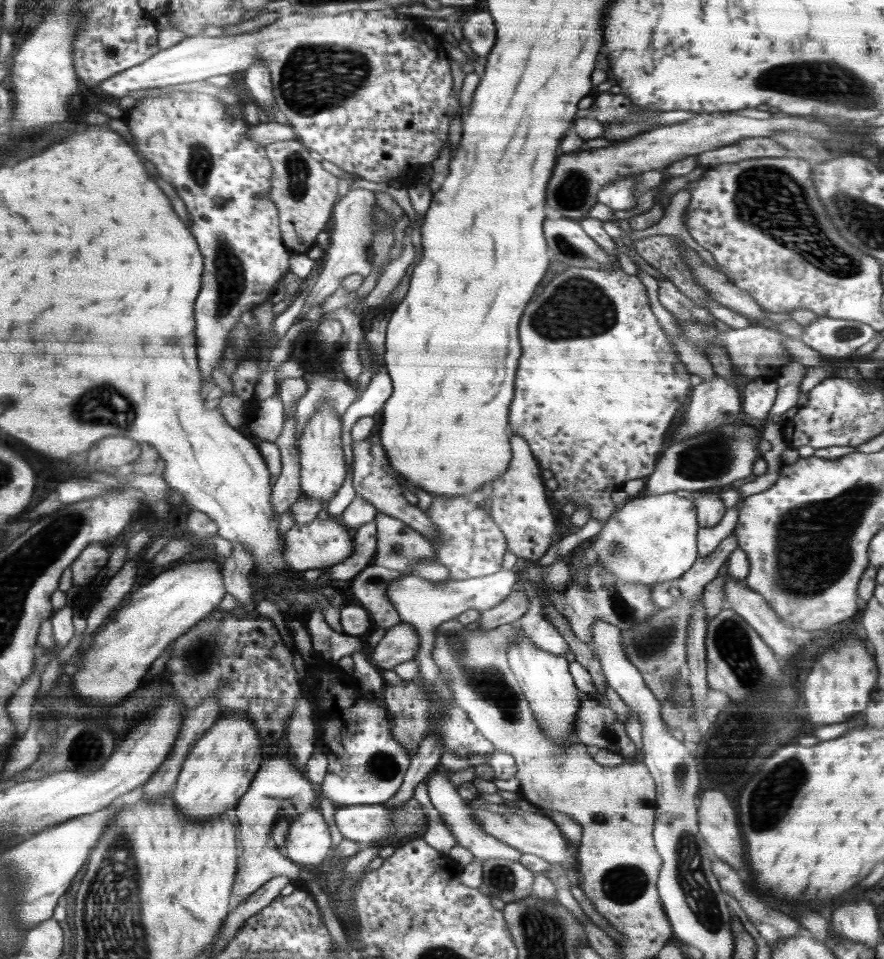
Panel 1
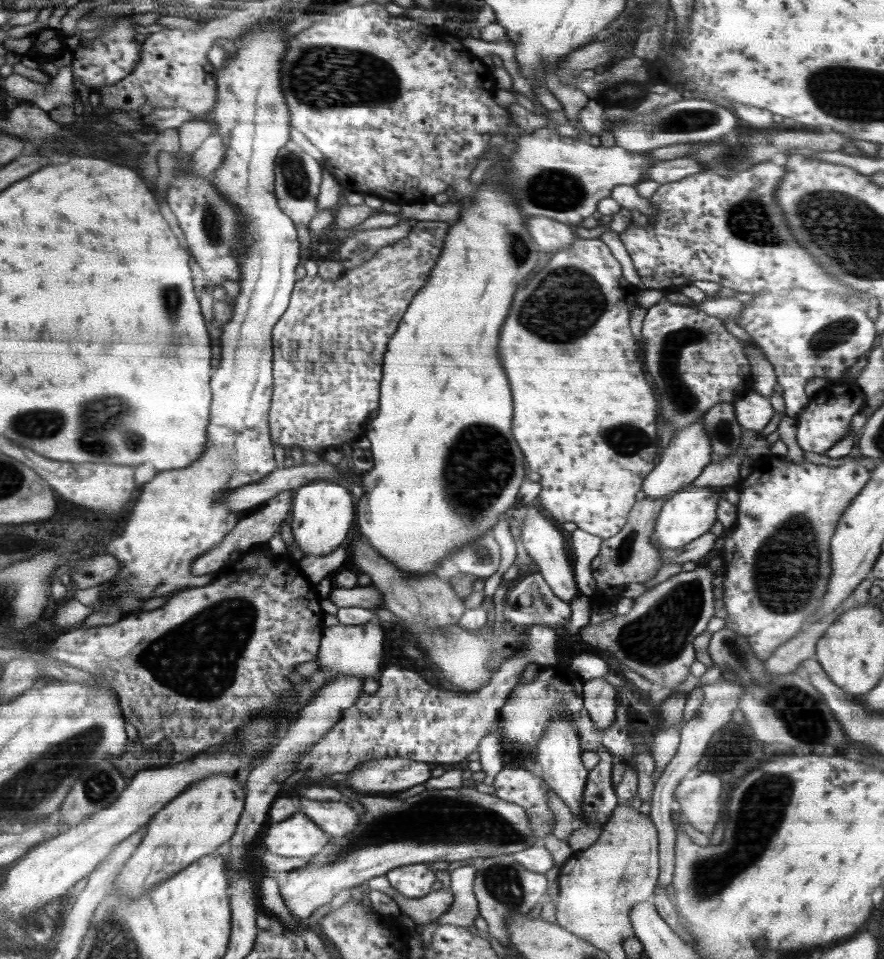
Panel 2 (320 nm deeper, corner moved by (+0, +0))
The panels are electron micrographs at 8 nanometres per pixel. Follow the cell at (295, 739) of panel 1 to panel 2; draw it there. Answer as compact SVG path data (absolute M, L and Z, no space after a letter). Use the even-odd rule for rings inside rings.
M296 813L292 815L286 822L280 822L280 824L270 824L268 822L268 830L266 830L266 836L260 838L260 842L264 840L266 844L266 850L270 853L274 852L280 857L301 857L314 856L322 850L322 846L328 844L328 834L324 834L324 830L320 830L318 825L314 822L310 822L310 819L303 813Z

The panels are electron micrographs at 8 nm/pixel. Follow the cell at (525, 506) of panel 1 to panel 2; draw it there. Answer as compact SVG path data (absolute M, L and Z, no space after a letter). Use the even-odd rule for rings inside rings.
M518 503L521 507L524 507L527 512L525 512L525 519L521 524L521 541L523 542L523 547L526 548L529 556L533 559L536 566L536 570L543 575L543 578L551 586L551 590L558 595L560 599L564 602L571 604L573 598L578 594L577 586L575 584L575 574L573 567L568 563L568 557L566 557L566 549L564 549L564 538L560 530L556 529L550 520L546 519L545 514L542 515L539 509L535 507L528 507L529 504Z

